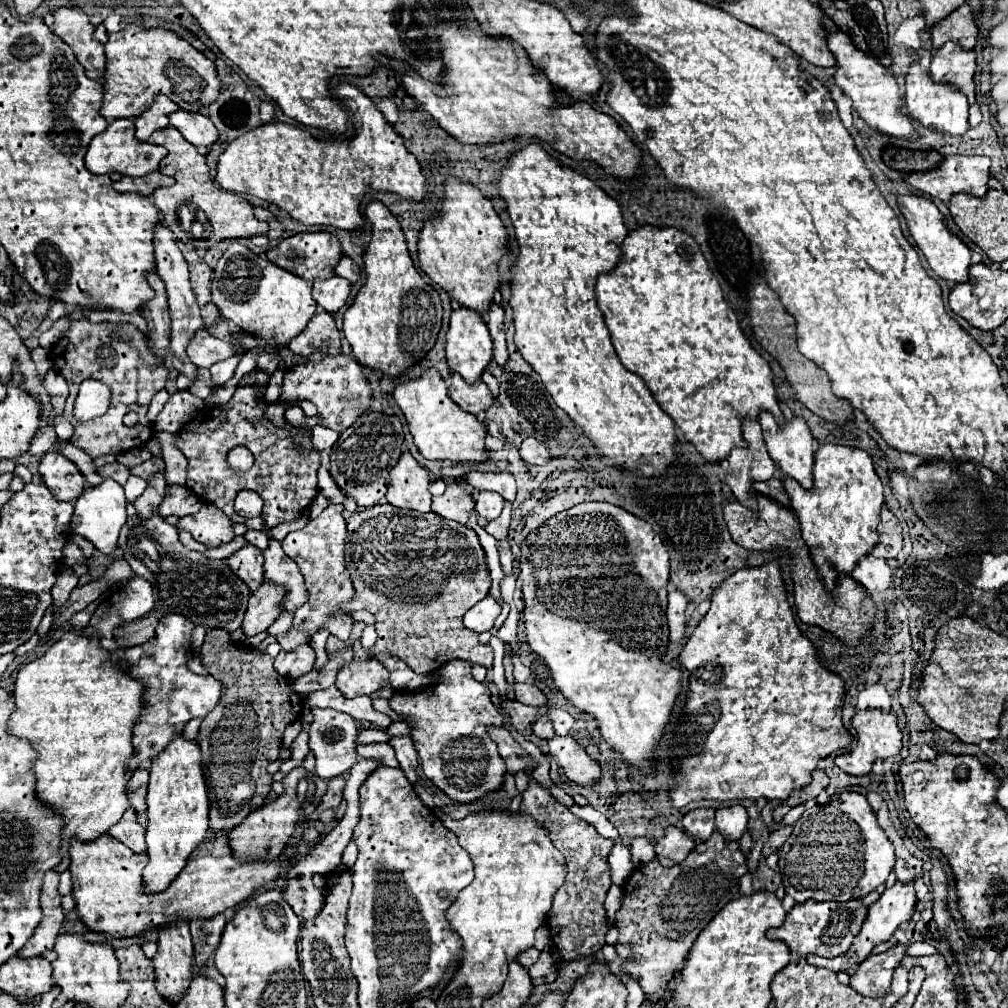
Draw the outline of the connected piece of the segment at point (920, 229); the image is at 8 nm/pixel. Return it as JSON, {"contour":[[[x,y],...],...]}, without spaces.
{"contour":[[[905,194],[905,196],[899,196],[899,208],[909,224],[911,236],[915,238],[919,250],[925,254],[931,270],[943,280],[967,282],[969,280],[969,266],[971,266],[971,250],[957,236],[953,236],[949,232],[949,228],[943,222],[943,214],[937,210],[937,206],[923,196]]]}

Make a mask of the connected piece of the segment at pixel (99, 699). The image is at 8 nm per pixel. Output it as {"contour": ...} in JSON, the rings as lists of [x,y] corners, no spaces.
{"contour":[[[65,632],[63,638],[59,642],[55,642],[39,660],[23,666],[17,674],[17,680],[15,680],[15,690],[13,690],[13,700],[15,700],[15,712],[11,714],[9,718],[9,732],[17,738],[25,738],[31,742],[33,750],[37,752],[37,760],[33,762],[33,772],[35,772],[35,794],[37,798],[49,806],[51,810],[55,810],[59,816],[63,816],[65,820],[65,826],[61,828],[61,862],[53,868],[57,870],[59,874],[65,872],[69,868],[69,842],[71,840],[79,840],[79,842],[93,842],[93,838],[105,834],[113,824],[117,824],[123,816],[123,812],[129,808],[129,800],[127,800],[127,792],[125,792],[125,786],[127,786],[127,780],[131,778],[127,772],[125,772],[125,766],[127,766],[127,760],[131,758],[133,754],[133,746],[131,746],[131,728],[133,728],[133,722],[137,720],[137,716],[141,714],[143,710],[143,692],[141,690],[143,686],[133,680],[127,670],[119,670],[119,666],[113,666],[113,662],[109,660],[109,652],[103,650],[97,642],[97,638],[85,638],[81,632]]]}

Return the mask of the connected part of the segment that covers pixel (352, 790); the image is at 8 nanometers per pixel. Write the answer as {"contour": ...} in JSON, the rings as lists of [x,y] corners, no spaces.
{"contour":[[[359,758],[357,764],[351,768],[351,774],[347,778],[347,784],[345,784],[345,790],[343,790],[343,798],[347,802],[347,810],[345,810],[345,816],[341,822],[337,822],[333,826],[333,830],[319,840],[319,844],[305,856],[301,856],[297,860],[297,864],[293,868],[289,868],[289,872],[286,872],[287,885],[283,893],[283,897],[289,905],[293,908],[296,914],[299,914],[303,920],[309,920],[311,916],[315,916],[319,910],[323,907],[324,897],[321,891],[317,889],[313,884],[314,874],[327,874],[331,872],[335,866],[341,864],[341,850],[345,850],[345,846],[349,844],[351,836],[353,836],[353,828],[355,824],[359,822],[359,786],[365,782],[365,778],[375,770],[379,768],[379,762],[375,760],[365,760],[365,758]]]}

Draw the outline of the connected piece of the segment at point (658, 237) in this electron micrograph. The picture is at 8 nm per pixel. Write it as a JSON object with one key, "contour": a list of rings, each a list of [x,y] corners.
{"contour":[[[643,226],[625,238],[621,250],[623,258],[617,268],[601,274],[597,280],[597,304],[621,364],[645,380],[657,404],[673,418],[687,442],[691,442],[707,462],[721,462],[733,448],[745,446],[741,432],[745,414],[757,420],[759,414],[767,410],[775,420],[785,424],[777,404],[771,368],[741,332],[737,316],[723,300],[723,290],[709,270],[697,242],[677,228],[659,230]]]}

